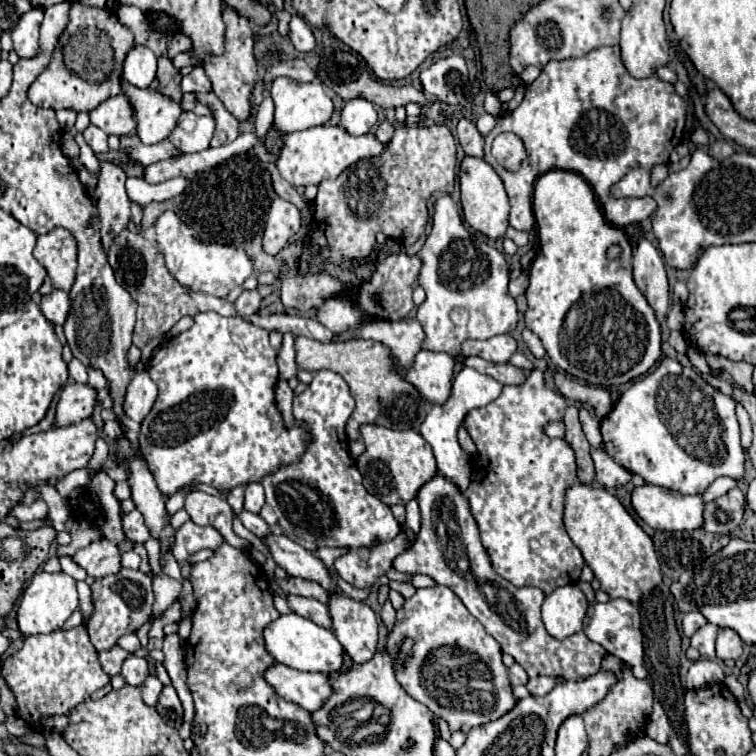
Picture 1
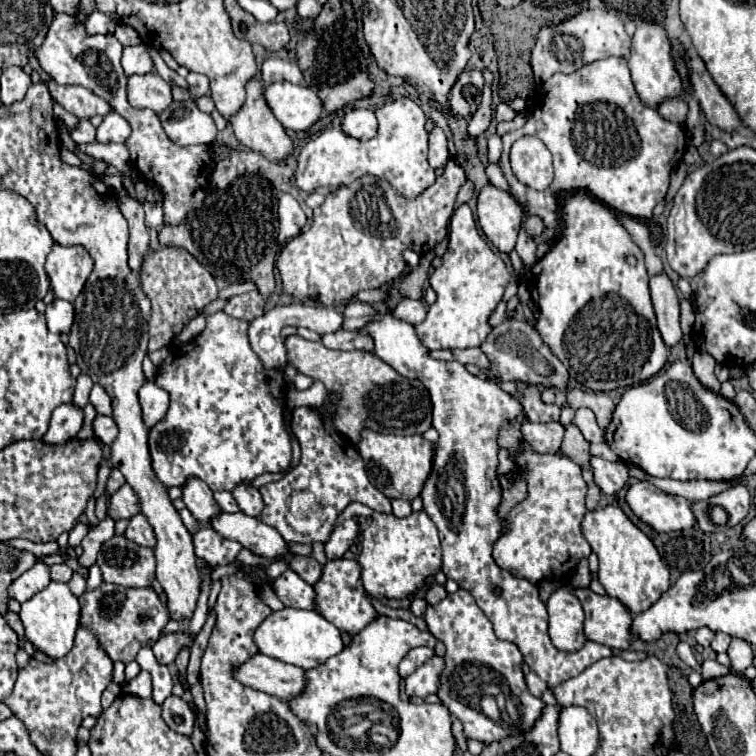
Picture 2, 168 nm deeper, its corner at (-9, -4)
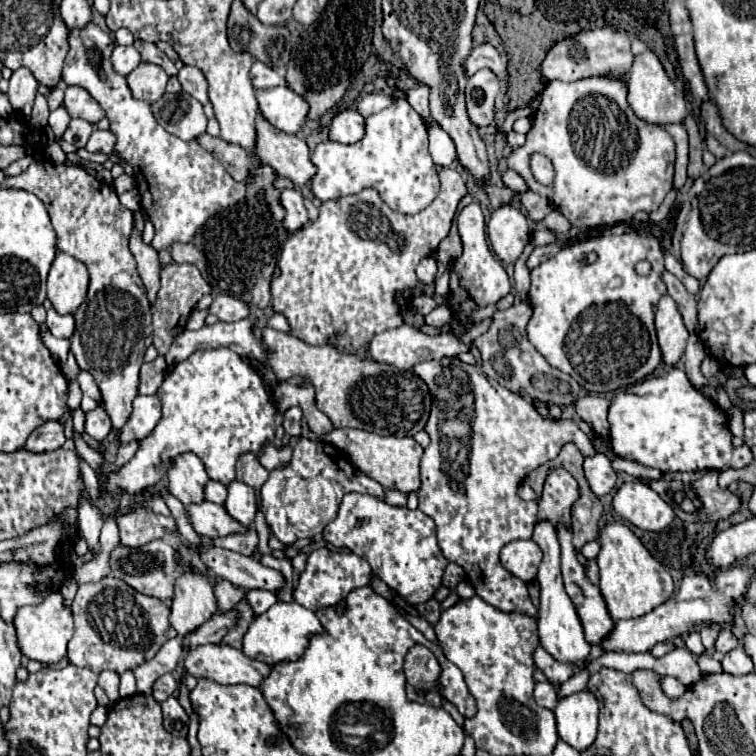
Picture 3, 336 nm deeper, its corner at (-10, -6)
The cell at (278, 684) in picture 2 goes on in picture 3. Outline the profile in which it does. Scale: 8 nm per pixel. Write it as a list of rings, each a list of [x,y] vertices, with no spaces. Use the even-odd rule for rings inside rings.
[[[202,645],[190,649],[184,659],[186,673],[208,677],[220,685],[252,685],[260,687],[270,675],[272,665],[250,659],[242,651],[226,645]]]

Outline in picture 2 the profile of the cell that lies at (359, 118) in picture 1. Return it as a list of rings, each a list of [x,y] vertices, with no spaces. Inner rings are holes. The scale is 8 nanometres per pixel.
[[[351,109],[343,115],[343,121],[341,121],[341,131],[349,137],[355,137],[355,139],[371,139],[375,133],[377,133],[377,117],[371,109]]]

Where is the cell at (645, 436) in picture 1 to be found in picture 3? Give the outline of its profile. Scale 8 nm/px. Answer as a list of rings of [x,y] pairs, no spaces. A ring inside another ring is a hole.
[[[680,367],[670,369],[664,377],[648,377],[620,391],[608,409],[608,421],[610,421],[610,447],[618,457],[638,461],[662,473],[728,471],[728,469],[742,469],[754,461],[752,449],[746,443],[742,443],[740,447],[732,445],[732,433],[728,429],[730,427],[728,415],[710,397],[694,389],[684,369]]]

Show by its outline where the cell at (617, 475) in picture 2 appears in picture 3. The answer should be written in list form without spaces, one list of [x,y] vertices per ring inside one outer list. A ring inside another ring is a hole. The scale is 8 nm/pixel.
[[[602,453],[584,459],[584,473],[590,483],[590,489],[602,497],[616,487],[616,471],[610,467],[610,459]]]

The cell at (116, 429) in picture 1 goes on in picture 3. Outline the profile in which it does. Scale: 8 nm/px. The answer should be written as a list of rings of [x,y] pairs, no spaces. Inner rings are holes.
[[[98,405],[94,411],[88,411],[88,413],[86,413],[86,433],[88,433],[92,439],[96,439],[98,443],[104,441],[104,439],[108,437],[110,429],[112,429],[110,417],[106,415],[106,411],[104,411],[102,405]]]

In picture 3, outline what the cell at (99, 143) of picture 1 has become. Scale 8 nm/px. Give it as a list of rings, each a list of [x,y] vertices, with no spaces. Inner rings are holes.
[[[72,119],[70,125],[68,125],[68,129],[66,129],[66,133],[64,133],[64,141],[66,143],[74,143],[78,147],[84,147],[88,143],[88,137],[90,137],[92,129],[94,127],[88,121],[84,121],[84,119]]]

